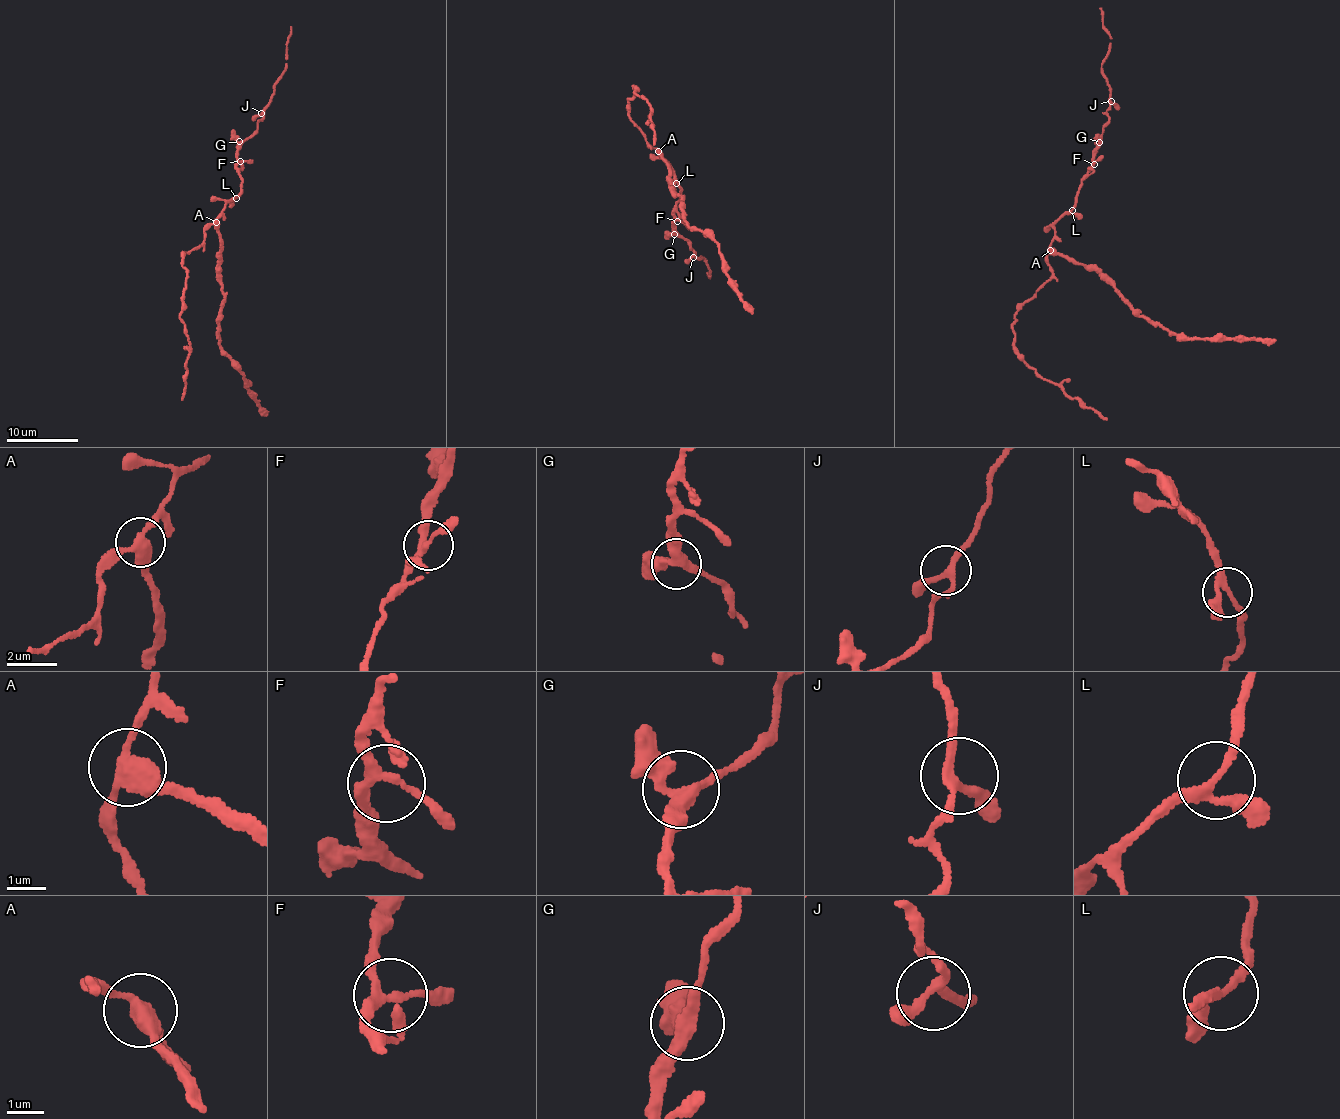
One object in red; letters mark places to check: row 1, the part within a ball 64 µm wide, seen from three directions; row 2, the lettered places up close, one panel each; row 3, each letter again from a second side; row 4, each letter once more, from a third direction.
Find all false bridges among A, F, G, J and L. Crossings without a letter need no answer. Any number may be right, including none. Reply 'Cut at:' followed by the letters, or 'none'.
Cut at: A

